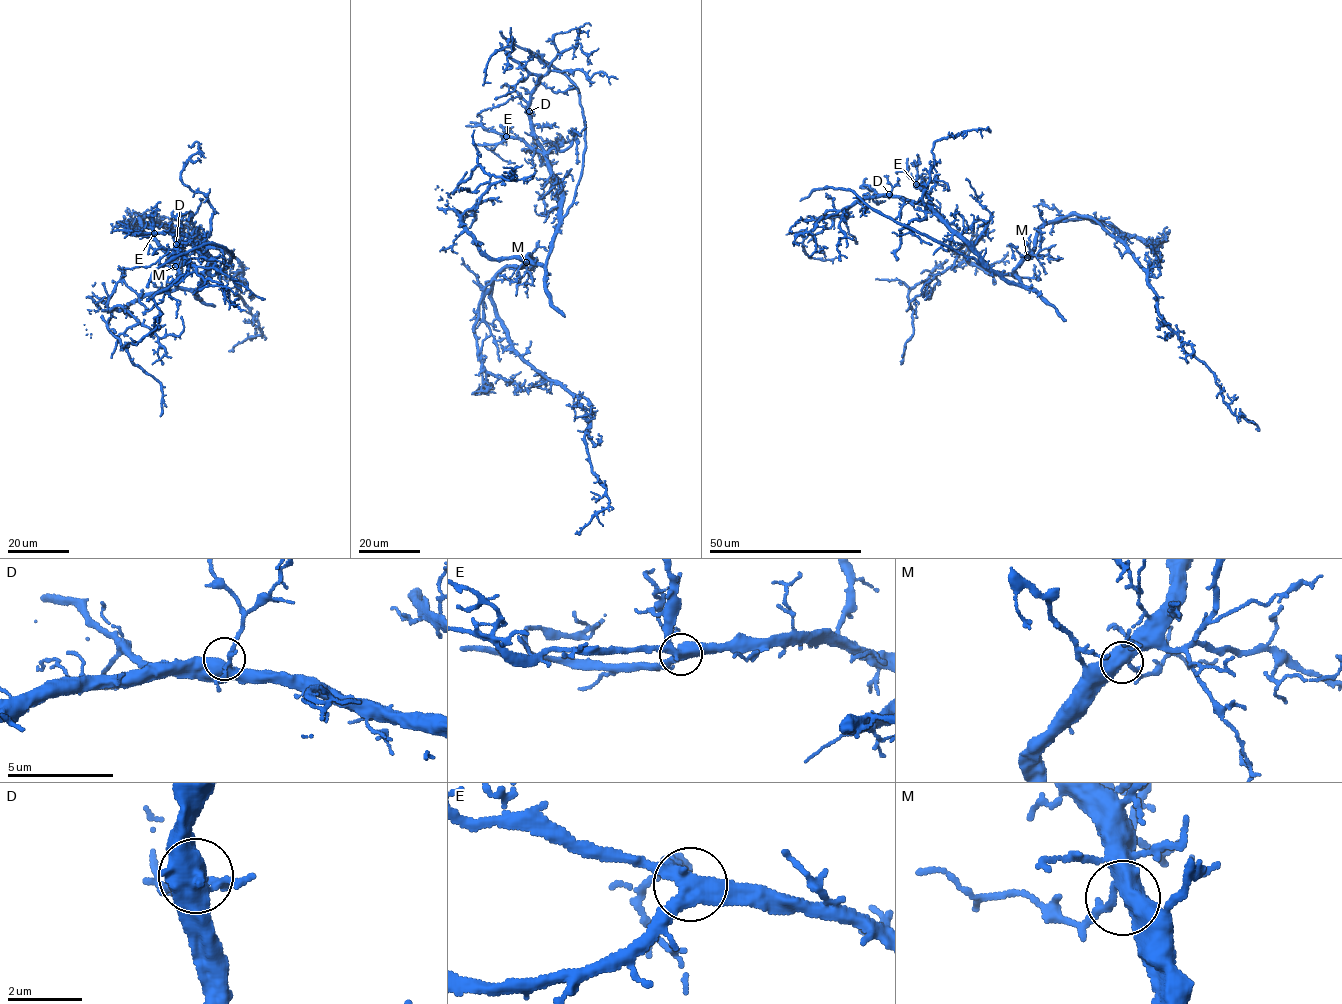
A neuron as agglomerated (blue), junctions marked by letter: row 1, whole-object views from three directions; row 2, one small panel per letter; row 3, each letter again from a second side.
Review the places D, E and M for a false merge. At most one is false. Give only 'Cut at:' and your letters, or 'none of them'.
Cut at: none of them

